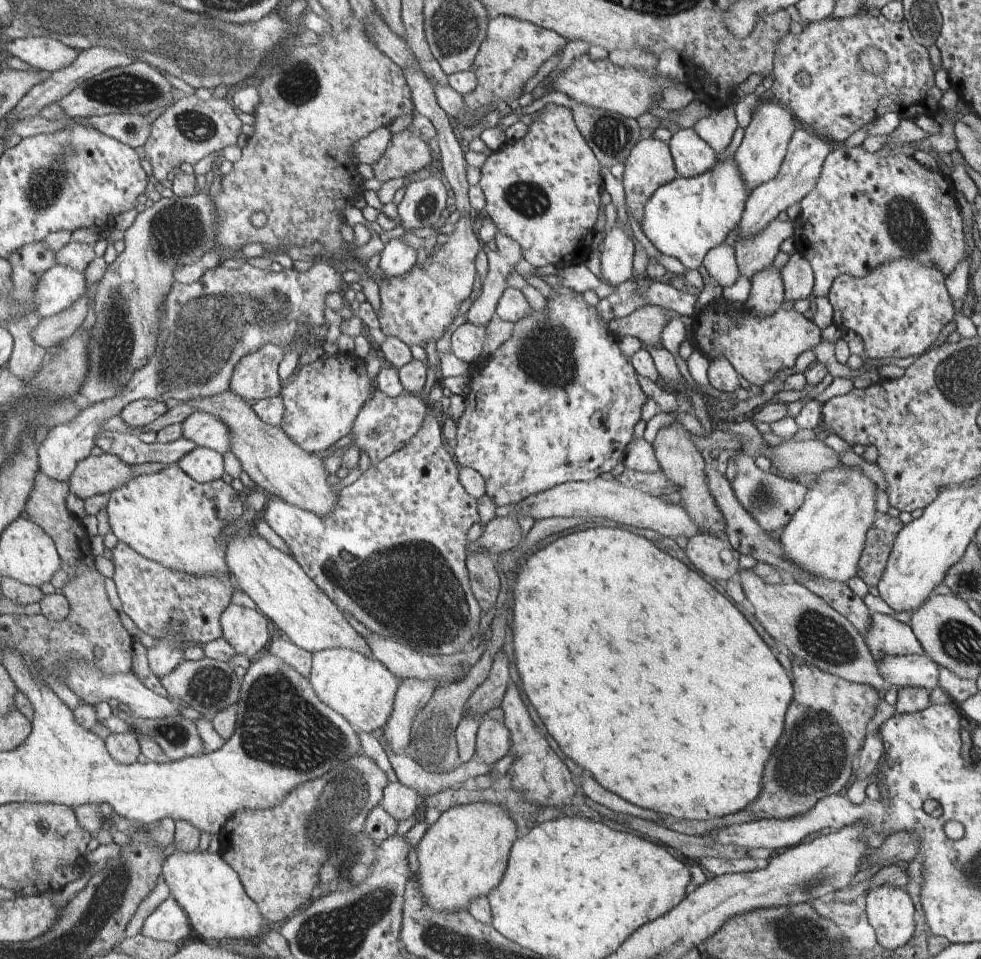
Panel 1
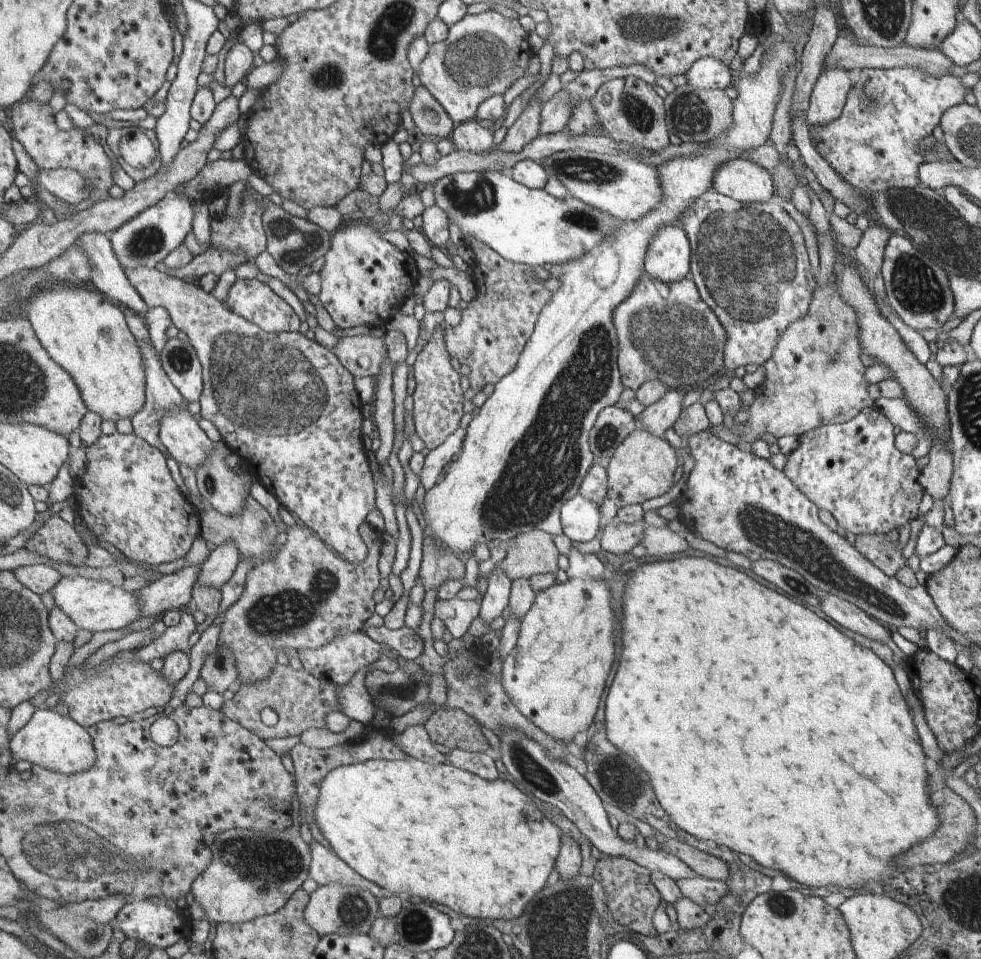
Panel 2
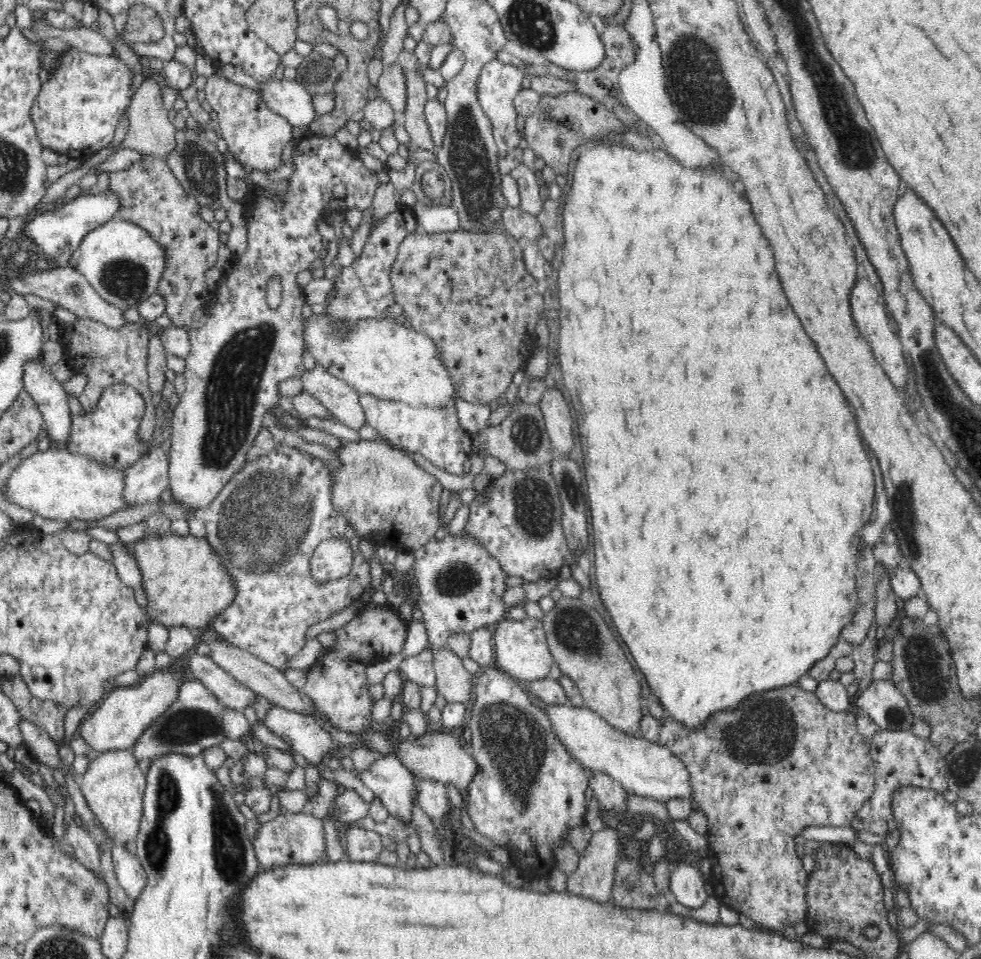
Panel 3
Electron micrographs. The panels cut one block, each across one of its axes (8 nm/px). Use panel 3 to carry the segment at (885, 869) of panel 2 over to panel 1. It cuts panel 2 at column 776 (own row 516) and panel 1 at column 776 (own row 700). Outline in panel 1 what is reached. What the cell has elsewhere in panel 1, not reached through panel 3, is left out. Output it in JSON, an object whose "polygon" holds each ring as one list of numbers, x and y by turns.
{"polygon":[[606,526,560,536,531,554,517,571,512,592,512,644,522,690,567,758,588,770,596,782,626,802,682,820,728,816,759,798,763,772,783,734,784,719,793,697,792,681,740,610,726,596,716,592,710,582,677,558,658,549,646,537,624,528]]}

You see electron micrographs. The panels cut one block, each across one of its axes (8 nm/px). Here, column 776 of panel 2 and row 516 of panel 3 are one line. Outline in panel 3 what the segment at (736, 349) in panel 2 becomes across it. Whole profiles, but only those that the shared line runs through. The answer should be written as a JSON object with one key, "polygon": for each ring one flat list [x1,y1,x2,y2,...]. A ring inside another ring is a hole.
{"polygon":[[278,446,266,456,246,463,201,514,206,528,204,537,212,545,213,554,232,575,233,586,236,587,232,604,216,614,208,628,216,631,224,642,244,649,276,668,284,668,287,660,304,648,307,642,305,632,310,626,348,608,370,585,370,565,358,549,361,539,351,527,352,522,348,522,346,513,335,508,331,486,331,471,320,459,296,448],[333,535,344,537,350,543,353,567,343,579,316,583,310,570,310,558,318,544]]}

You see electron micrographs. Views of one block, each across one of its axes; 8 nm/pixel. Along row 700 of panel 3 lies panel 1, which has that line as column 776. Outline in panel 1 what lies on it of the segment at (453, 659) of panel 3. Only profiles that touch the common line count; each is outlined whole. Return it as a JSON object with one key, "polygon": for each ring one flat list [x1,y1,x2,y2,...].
{"polygon":[[789,439,784,444,773,447,771,464,779,474,790,474,796,478,800,473,819,475,841,464,841,457,824,441,796,441]]}

